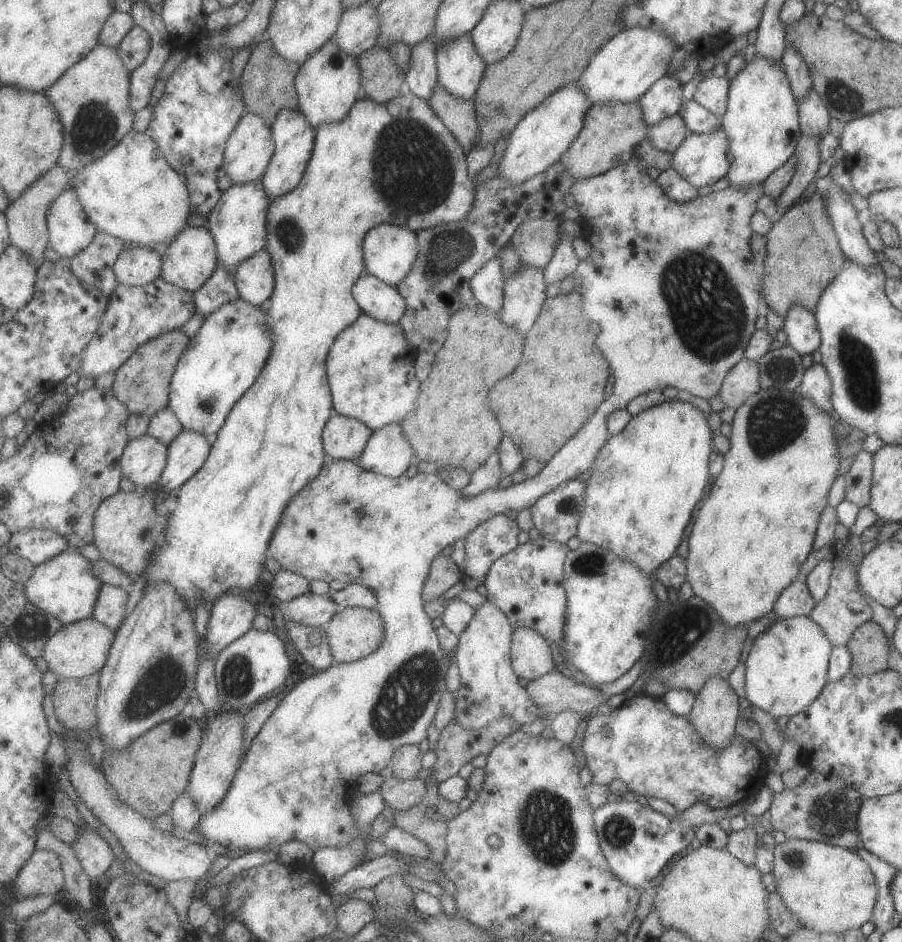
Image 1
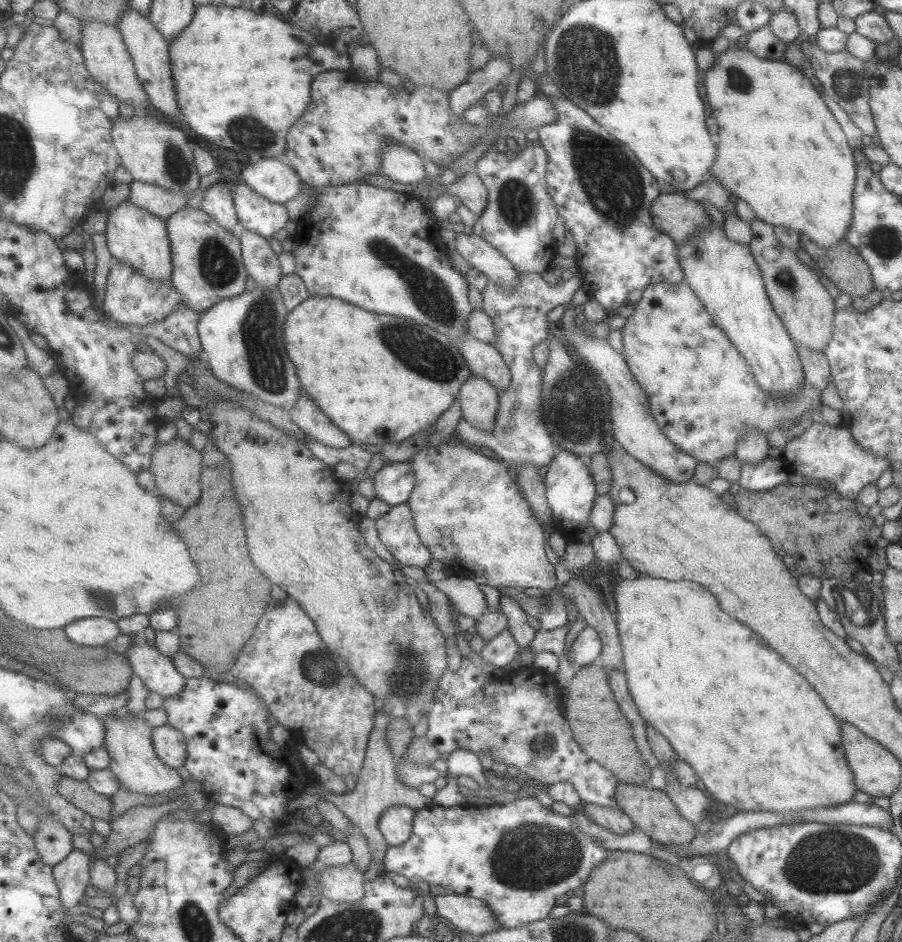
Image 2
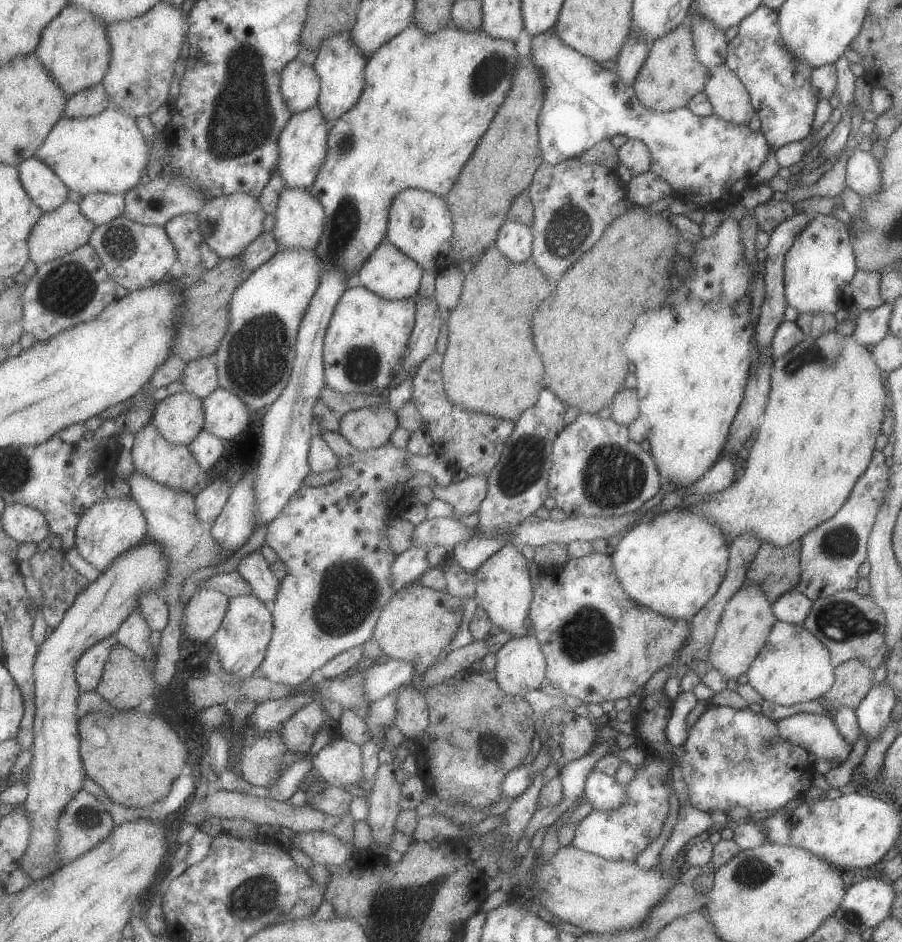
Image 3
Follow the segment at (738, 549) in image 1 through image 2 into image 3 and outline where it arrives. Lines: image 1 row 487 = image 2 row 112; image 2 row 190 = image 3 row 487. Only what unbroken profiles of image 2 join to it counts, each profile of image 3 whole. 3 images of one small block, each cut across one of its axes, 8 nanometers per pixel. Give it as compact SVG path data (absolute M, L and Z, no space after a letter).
M835 330L821 334L817 338L810 339L804 337L801 342L792 346L783 356L773 360L770 368L770 387L764 406L762 421L757 429L757 437L748 450L748 458L742 464L745 467L744 474L736 481L732 482L725 490L719 491L714 495L709 495L706 502L696 505L685 506L680 504L675 509L695 509L702 515L709 517L725 535L732 537L739 536L743 533L755 535L760 544L763 541L770 542L775 546L787 546L794 540L801 539L802 536L811 529L814 529L820 522L826 521L835 514L839 507L846 501L852 486L855 484L857 477L869 466L872 452L875 446L875 438L879 436L880 426L883 422L885 406L885 383L884 374L875 364L872 354L866 347L861 346L853 335L842 335Z

